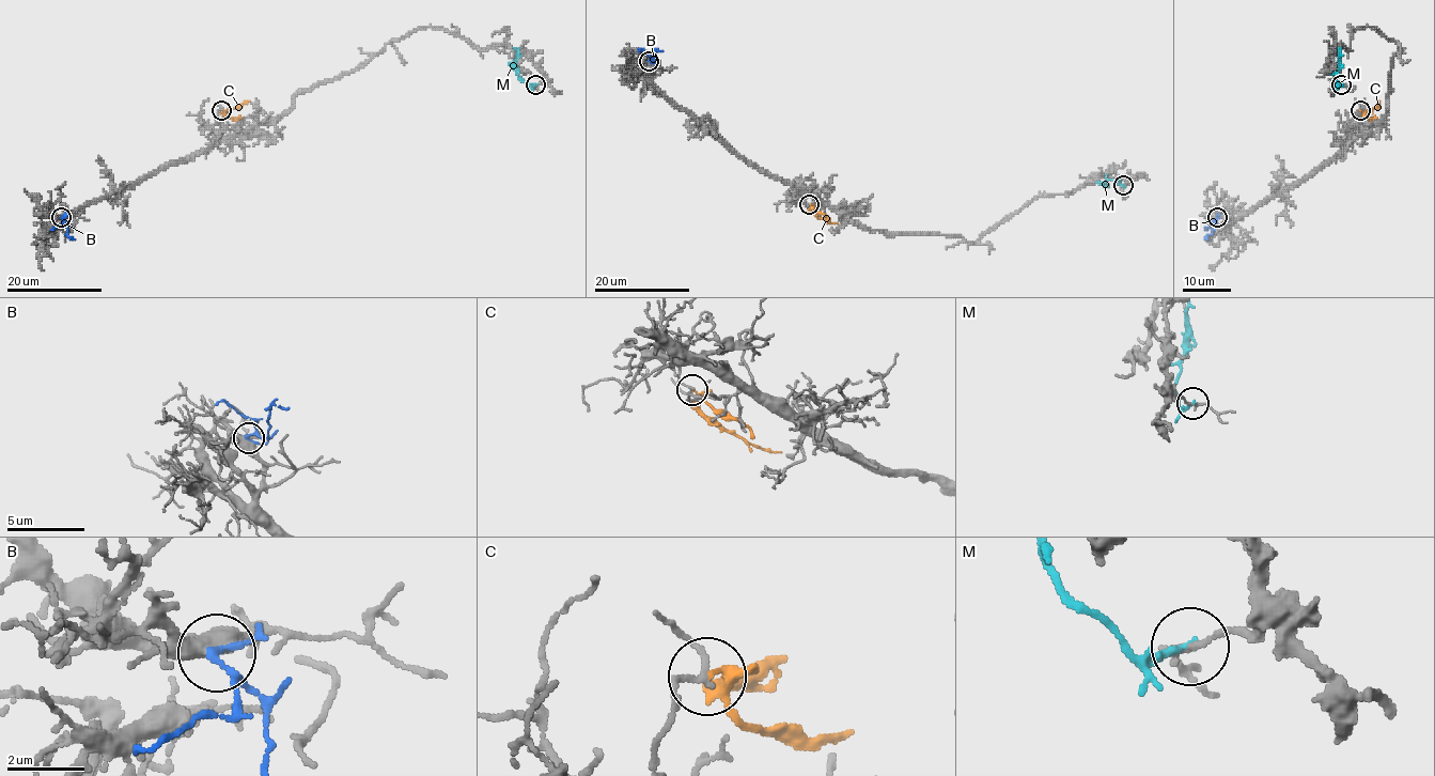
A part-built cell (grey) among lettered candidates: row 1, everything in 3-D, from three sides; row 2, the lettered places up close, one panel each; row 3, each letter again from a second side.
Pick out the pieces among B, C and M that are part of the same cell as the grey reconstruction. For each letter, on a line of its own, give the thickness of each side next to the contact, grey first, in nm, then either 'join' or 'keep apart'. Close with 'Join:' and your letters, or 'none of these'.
B: 500/140 nm | join
C: 120/180 nm | keep apart
M: 170/120 nm | keep apart
Join: B

